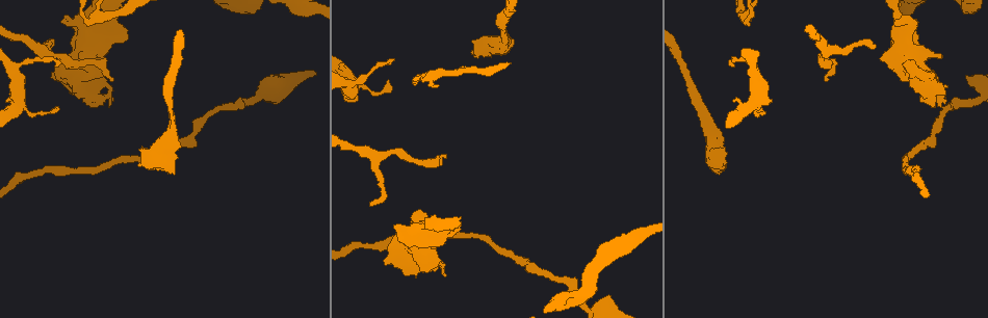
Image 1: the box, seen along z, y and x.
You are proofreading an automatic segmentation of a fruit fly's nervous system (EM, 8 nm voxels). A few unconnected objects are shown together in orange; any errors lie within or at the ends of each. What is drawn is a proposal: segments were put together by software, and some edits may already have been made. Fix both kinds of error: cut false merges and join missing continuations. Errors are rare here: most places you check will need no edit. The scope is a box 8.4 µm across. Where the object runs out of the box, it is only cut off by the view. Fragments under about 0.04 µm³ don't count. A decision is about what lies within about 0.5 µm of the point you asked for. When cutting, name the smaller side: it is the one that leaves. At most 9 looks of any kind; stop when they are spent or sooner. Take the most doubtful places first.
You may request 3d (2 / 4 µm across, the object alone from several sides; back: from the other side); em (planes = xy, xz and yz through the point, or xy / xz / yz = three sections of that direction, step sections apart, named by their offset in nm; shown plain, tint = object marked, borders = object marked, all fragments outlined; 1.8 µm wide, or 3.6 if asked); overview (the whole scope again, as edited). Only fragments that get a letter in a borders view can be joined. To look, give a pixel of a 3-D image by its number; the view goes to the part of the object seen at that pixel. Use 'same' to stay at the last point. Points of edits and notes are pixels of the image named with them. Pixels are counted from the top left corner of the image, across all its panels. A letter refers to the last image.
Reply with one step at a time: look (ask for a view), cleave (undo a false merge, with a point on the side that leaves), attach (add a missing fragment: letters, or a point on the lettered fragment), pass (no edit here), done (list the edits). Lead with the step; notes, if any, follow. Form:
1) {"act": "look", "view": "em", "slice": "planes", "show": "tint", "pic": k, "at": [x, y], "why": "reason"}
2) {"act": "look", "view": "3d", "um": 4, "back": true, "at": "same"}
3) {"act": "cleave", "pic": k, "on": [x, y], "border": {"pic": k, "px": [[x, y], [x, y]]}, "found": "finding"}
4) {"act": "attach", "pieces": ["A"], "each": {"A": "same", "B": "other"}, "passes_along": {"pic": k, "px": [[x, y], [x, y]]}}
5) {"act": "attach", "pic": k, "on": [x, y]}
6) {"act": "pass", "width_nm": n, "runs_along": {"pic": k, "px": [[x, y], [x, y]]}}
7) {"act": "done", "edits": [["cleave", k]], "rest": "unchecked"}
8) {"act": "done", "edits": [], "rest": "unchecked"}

{"act": "look", "view": "3d", "um": 4, "pic": 1, "at": [445, 157], "why": "free end"}

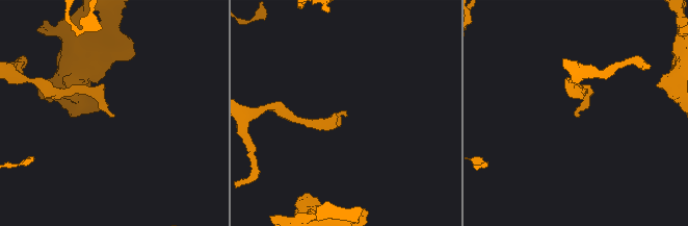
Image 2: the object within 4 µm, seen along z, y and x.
{"act": "look", "view": "em", "slice": "planes", "show": "borders", "pic": 2, "at": [579, 114], "why": "need the tissue"}

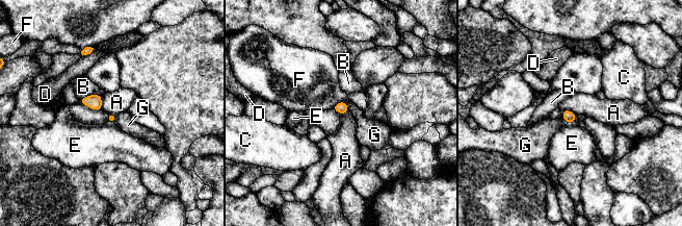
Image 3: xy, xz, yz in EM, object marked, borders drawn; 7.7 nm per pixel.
{"act": "pass", "width_nm": 90, "each": {"A": "other", "B": "other", "C": "other", "D": "other", "E": "other", "F": "other", "G": "other"}, "border": {"pic": 3, "px": [[561, 110], [569, 109], [575, 115]]}, "found": "no lettered fragment goes on from it"}

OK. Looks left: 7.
{"act": "look", "view": "em", "slice": "yz", "step": 8, "show": "borders", "pic": 1, "at": [110, 90], "why": "touches itself"}

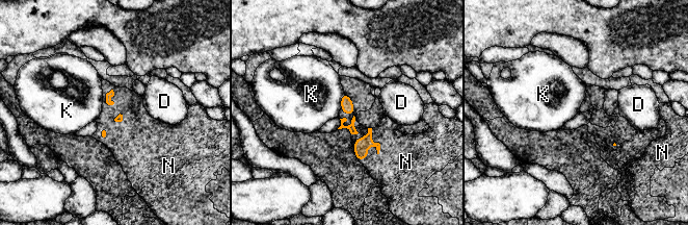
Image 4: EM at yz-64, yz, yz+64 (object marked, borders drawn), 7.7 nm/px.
{"act": "attach", "pic": 4, "on": [405, 161], "each": {"D": "other", "K": "other", "N": "same"}, "found": "the neuron continues"}

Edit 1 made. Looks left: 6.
{"act": "look", "view": "overview"}

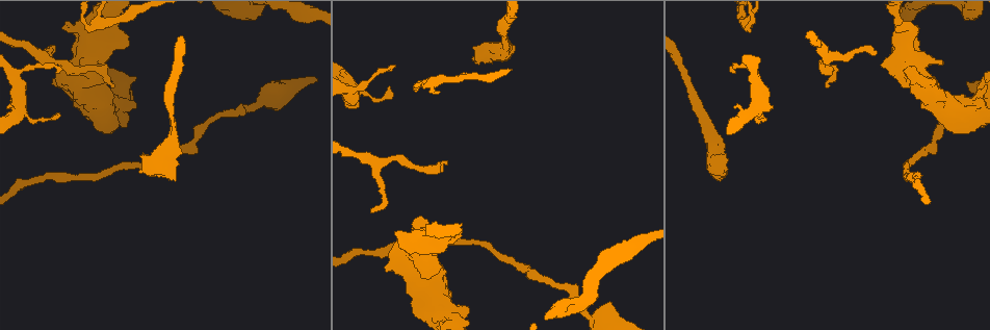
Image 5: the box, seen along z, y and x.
{"act": "look", "view": "em", "slice": "xz", "step": 8, "show": "tint", "pic": 5, "at": [389, 87], "why": "an open end"}

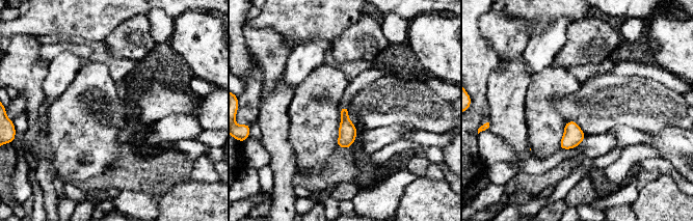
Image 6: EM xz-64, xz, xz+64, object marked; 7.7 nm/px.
{"act": "look", "view": "em", "slice": "planes", "show": "tint", "at": "same"}

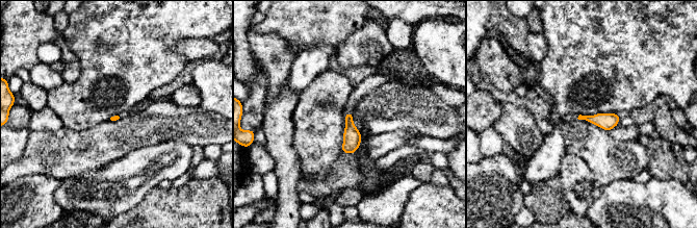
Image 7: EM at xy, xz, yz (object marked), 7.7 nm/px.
{"act": "look", "view": "em", "slice": "planes", "show": "borders", "at": "same"}

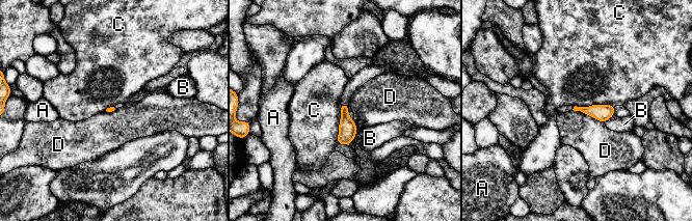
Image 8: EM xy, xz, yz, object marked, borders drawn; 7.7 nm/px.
{"act": "pass", "each": {"A": "other", "B": "other", "C": "other", "D": "other"}, "border": {"pic": 8, "px": [[614, 105], [592, 104], [574, 107]]}, "found": "no lettered fragment goes on from it"}

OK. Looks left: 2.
{"act": "look", "view": "em", "slice": "planes", "show": "borders", "pic": 5, "at": [916, 29]}

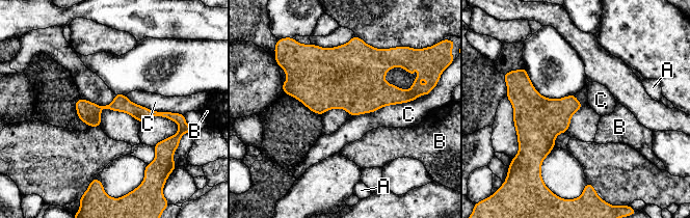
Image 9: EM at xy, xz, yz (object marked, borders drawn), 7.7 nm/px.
{"act": "pass", "longest_contact_nm": ["C", 500], "each": {"A": "other", "B": "other", "C": "other"}, "runs_along": {"pic": 9, "px": [[78, 104], [127, 106], [174, 117]]}, "found": "none of them fits"}

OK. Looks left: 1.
{"act": "done", "edits": [["attach", 4]], "rest": "unchecked"}

